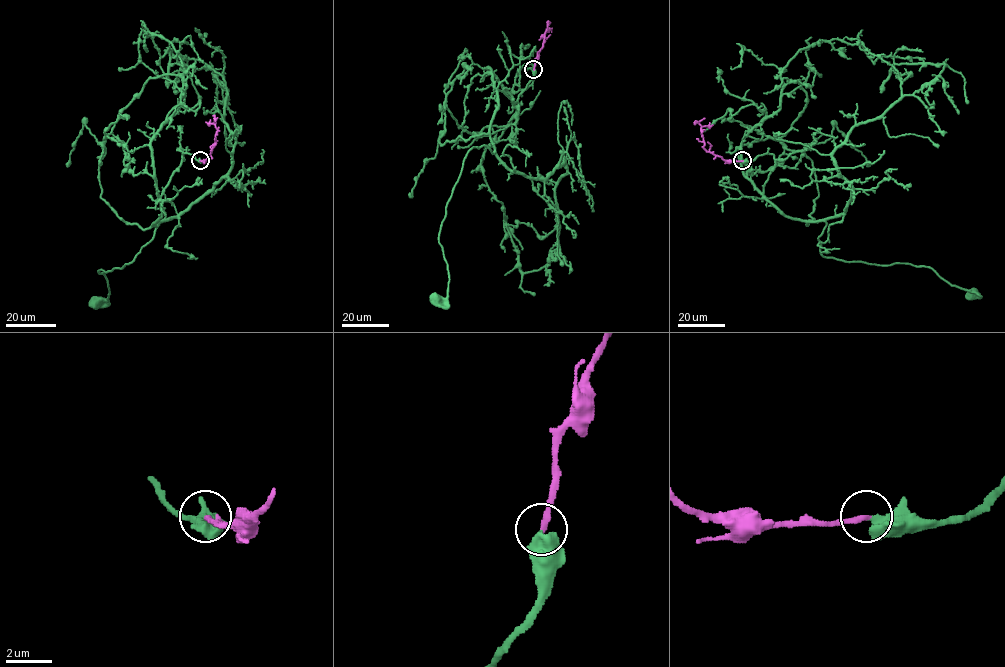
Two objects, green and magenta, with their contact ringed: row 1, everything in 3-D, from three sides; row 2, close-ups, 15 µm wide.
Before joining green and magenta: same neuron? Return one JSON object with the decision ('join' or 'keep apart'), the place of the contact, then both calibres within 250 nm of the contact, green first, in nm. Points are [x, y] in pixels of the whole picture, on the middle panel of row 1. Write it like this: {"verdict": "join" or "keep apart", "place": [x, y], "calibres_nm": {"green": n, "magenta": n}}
{"verdict": "join", "place": [533, 69], "calibres_nm": {"green": 500, "magenta": 240}}

